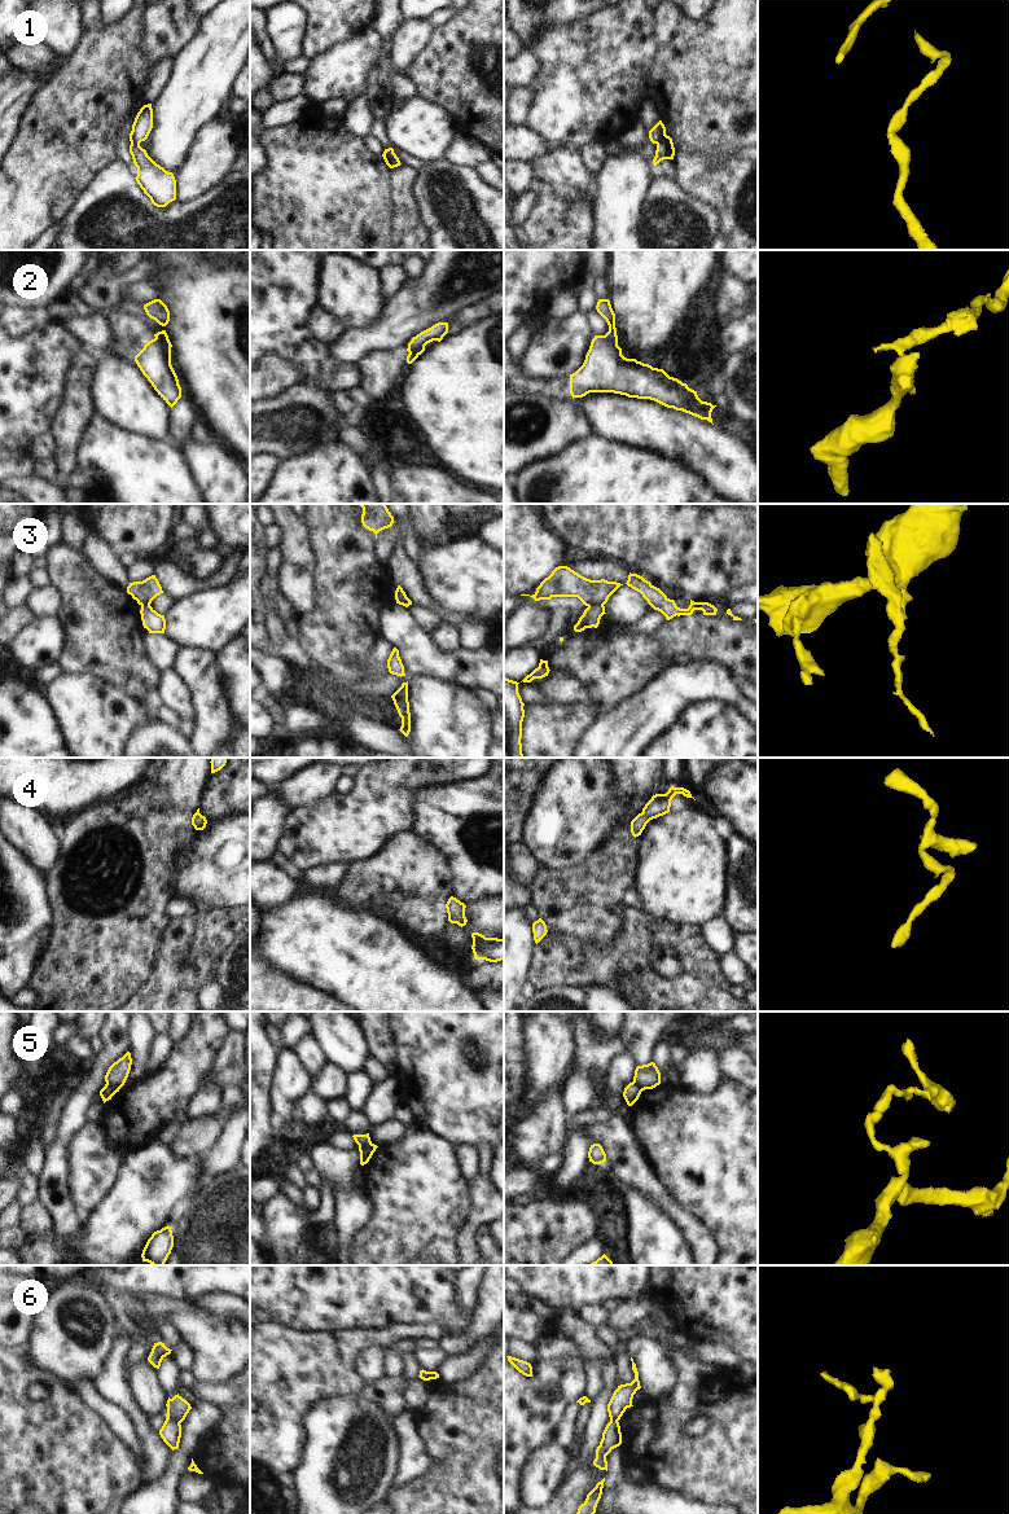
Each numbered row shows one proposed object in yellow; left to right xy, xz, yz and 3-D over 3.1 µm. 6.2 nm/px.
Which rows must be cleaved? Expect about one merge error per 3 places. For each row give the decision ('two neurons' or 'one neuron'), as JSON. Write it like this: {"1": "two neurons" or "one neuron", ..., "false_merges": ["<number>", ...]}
{"1": "two neurons", "2": "two neurons", "3": "two neurons", "4": "one neuron", "5": "two neurons", "6": "two neurons", "false_merges": ["1", "2", "3", "5", "6"]}

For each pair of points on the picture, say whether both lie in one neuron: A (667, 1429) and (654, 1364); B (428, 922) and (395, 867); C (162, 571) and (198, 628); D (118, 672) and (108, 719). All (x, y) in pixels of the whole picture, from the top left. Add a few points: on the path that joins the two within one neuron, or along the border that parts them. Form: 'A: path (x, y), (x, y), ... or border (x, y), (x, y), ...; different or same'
A: border (667, 1394), (650, 1400); different
B: path (420, 908), (419, 891), (408, 881); same
C: border (209, 588), (196, 591), (176, 601); different
D: border (87, 674), (93, 674), (114, 684), (137, 701); different

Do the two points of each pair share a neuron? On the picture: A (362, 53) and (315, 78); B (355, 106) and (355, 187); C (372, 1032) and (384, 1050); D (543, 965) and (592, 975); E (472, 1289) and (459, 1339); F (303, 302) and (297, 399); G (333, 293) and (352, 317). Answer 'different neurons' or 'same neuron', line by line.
A: same neuron
B: different neurons
C: same neuron
D: same neuron
E: different neurons
F: different neurons
G: same neuron

